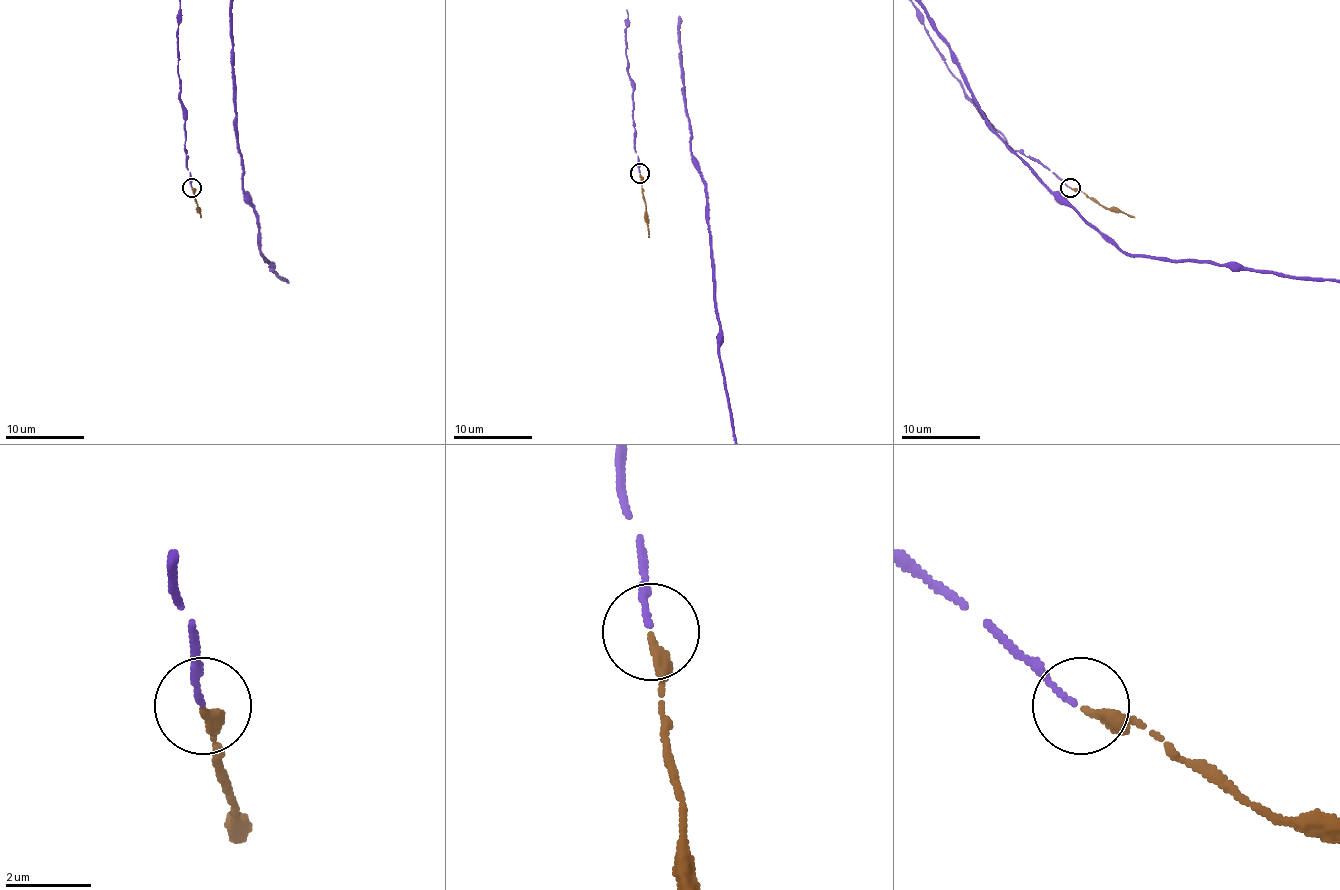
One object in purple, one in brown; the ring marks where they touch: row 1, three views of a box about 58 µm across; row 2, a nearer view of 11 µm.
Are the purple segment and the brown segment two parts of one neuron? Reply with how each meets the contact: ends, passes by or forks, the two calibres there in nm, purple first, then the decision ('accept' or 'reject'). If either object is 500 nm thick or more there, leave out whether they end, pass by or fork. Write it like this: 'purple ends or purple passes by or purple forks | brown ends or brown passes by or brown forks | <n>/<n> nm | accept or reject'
purple ends | brown ends | 120/240 nm | accept

